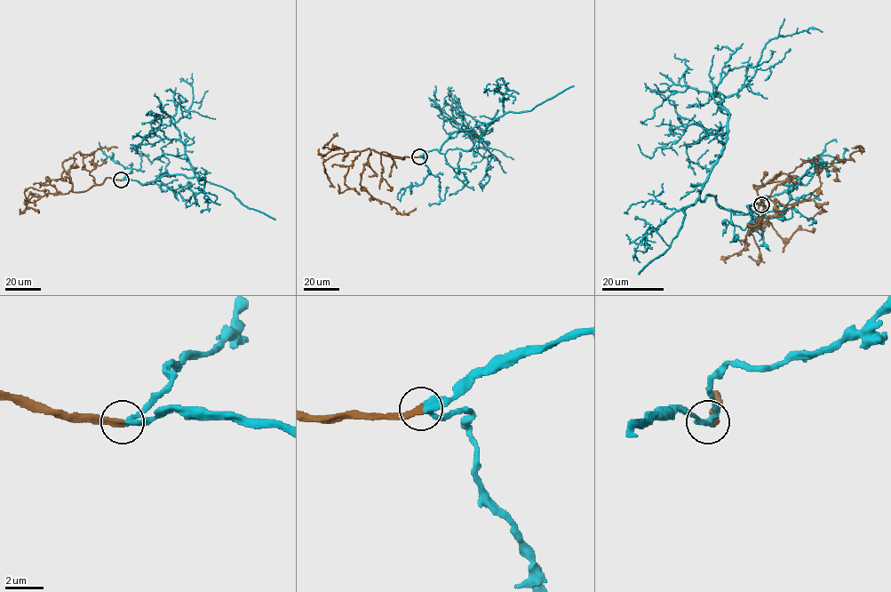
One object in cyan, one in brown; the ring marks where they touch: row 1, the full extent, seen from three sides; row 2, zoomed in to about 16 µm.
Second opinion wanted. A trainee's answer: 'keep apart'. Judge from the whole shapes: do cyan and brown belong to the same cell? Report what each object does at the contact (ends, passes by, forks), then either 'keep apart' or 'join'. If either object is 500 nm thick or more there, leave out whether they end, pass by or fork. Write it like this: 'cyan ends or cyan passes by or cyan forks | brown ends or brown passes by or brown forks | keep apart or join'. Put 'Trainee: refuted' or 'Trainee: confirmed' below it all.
cyan passes by | brown ends | join
Trainee: refuted

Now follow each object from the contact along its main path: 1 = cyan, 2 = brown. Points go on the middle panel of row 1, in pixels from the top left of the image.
1: (419, 156), (441, 149), (454, 132), (492, 121), (479, 137), (473, 133), (491, 154), (480, 181), (481, 191)
2: (419, 156), (401, 158), (372, 149), (360, 183), (361, 189), (364, 188), (401, 214), (416, 208)

